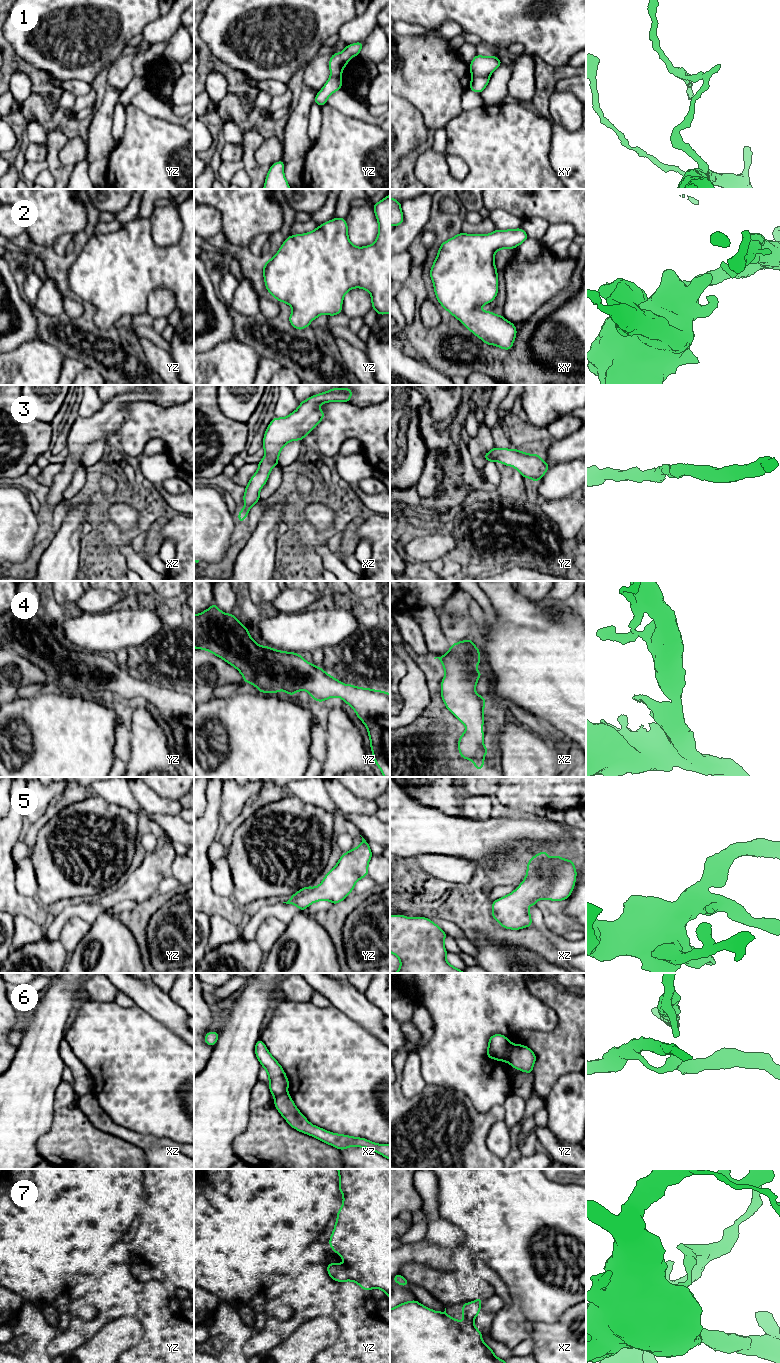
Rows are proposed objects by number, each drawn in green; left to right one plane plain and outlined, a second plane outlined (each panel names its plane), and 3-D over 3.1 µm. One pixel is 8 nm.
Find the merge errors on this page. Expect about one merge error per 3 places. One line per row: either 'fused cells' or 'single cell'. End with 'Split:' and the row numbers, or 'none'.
1: fused cells
2: single cell
3: single cell
4: single cell
5: single cell
6: fused cells
7: single cell
Split: 1, 6

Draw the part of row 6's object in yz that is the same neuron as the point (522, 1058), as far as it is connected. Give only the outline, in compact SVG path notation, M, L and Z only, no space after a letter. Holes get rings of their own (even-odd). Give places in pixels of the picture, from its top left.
M514 1045L510 1054L510 1065L520 1071L532 1074L536 1061L535 1053L527 1046Z

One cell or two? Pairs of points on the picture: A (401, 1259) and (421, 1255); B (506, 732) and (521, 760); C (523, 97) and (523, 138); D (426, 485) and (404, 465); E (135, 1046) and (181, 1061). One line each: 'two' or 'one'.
A: one
B: one
C: two
D: two
E: one

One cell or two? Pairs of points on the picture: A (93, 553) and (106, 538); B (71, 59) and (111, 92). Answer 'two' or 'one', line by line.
A: one
B: two

